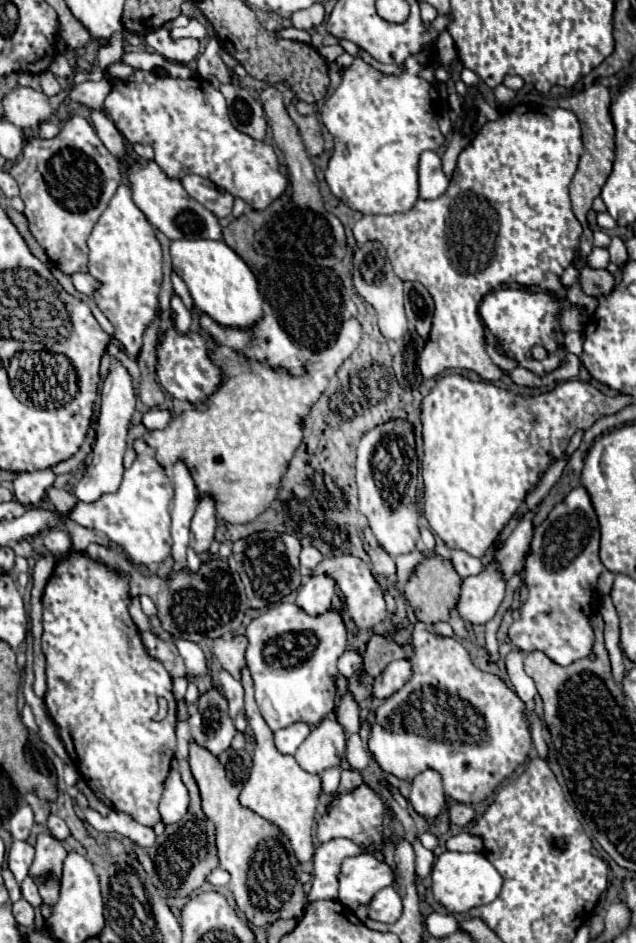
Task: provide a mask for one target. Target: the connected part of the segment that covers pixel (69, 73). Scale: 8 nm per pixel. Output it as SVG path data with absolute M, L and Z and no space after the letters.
M61 55L51 63L49 71L51 71L53 75L61 75L61 77L67 77L67 79L71 79L71 77L73 77L73 69L71 69L71 65L69 65L69 63L67 63L67 59L65 59L65 57L61 57Z

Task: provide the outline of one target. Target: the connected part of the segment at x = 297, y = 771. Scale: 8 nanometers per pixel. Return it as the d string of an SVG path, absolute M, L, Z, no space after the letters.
M243 669L243 677L241 683L245 687L245 713L247 713L247 721L249 727L255 733L255 753L253 753L253 767L251 767L251 775L249 781L245 783L239 801L241 805L253 809L257 815L265 817L267 821L275 823L277 827L283 829L283 833L289 837L291 847L297 855L297 859L309 861L313 857L313 825L315 825L315 809L321 797L321 781L317 773L307 773L303 771L293 755L283 755L279 753L279 749L275 747L273 741L273 731L269 729L269 725L263 721L259 707L255 703L253 697L253 681L251 681L251 673L247 669Z

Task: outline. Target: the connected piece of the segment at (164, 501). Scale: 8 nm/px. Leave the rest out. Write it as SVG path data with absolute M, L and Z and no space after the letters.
M135 441L135 453L137 457L133 465L125 469L117 493L107 493L91 505L77 501L77 505L69 511L69 519L83 527L103 531L111 539L111 543L125 549L133 563L155 567L171 553L169 505L173 499L173 483L165 469L155 461L155 449L151 449L145 441Z

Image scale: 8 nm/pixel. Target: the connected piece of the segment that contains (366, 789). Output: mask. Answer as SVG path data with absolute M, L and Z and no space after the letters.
M361 783L355 787L355 791L345 793L339 797L339 805L335 805L327 815L319 817L317 821L317 839L319 843L327 843L335 837L351 837L353 841L361 845L379 843L383 839L383 801L379 793L369 787L367 783Z

